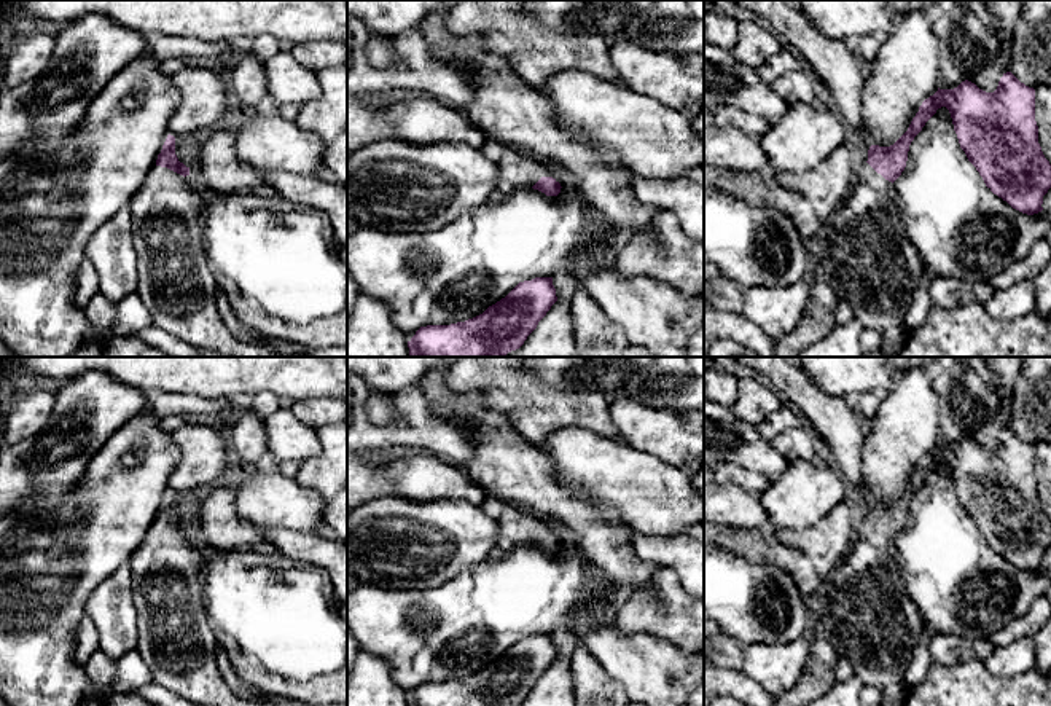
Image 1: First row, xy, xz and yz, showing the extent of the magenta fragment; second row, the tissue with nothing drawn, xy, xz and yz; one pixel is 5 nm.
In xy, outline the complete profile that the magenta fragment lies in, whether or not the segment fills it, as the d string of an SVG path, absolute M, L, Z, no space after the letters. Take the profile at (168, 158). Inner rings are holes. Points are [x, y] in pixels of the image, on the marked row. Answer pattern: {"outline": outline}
{"outline": "M167 135L156 164L132 196L131 220L137 253L137 295L148 308L153 325L197 349L212 349L231 357L280 357L264 343L237 339L217 311L217 280L209 268L202 209L207 194L186 182L189 167L175 155L175 137Z"}

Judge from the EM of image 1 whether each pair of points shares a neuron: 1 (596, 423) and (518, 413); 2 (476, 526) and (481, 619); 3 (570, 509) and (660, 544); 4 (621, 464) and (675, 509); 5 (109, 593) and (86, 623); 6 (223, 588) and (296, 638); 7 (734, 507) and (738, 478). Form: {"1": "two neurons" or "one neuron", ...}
{"1": "one neuron", "2": "two neurons", "3": "two neurons", "4": "one neuron", "5": "two neurons", "6": "one neuron", "7": "two neurons"}

